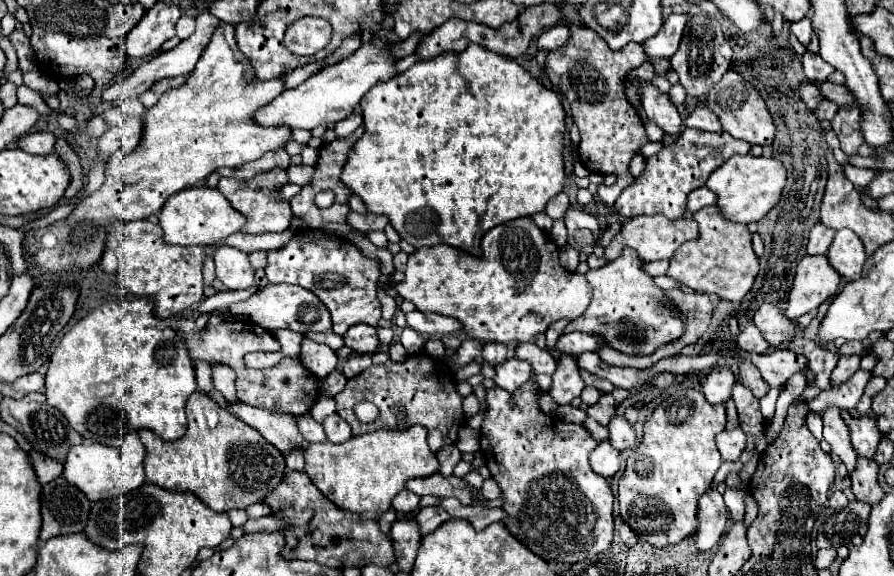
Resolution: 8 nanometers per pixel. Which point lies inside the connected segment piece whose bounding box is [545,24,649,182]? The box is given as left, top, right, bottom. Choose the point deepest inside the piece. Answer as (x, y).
(592, 78)

